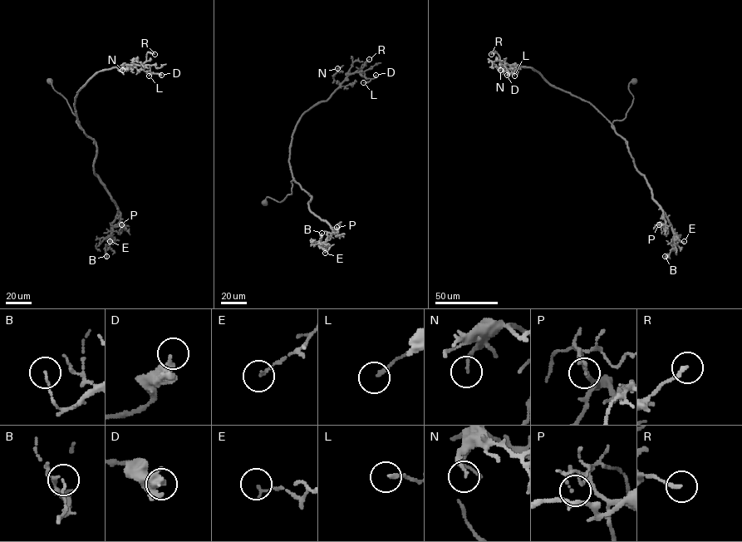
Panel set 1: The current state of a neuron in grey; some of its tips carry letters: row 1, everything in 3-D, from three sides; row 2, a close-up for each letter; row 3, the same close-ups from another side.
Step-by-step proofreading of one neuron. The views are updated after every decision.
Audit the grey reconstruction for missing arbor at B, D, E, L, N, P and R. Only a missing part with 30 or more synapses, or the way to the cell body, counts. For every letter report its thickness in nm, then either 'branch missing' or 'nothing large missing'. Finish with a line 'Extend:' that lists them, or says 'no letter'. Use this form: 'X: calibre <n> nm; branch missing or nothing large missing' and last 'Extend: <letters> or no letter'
B: calibre 100 nm; nothing large missing
D: calibre 320 nm; nothing large missing
E: calibre 120 nm; nothing large missing
L: calibre 150 nm; nothing large missing
N: calibre 140 nm; nothing large missing
P: calibre 110 nm; nothing large missing
R: calibre 180 nm; nothing large missing
Extend: no letter

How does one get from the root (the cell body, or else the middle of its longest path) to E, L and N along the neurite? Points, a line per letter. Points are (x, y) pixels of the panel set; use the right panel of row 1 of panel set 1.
E: (634, 81), (629, 85), (633, 100), (626, 116), (611, 127), (626, 142), (652, 199), (684, 241)
L: (634, 81), (632, 102), (613, 129), (589, 102), (534, 70), (503, 65), (514, 76)
N: (634, 81), (632, 102), (613, 129), (589, 102), (530, 67), (500, 70)

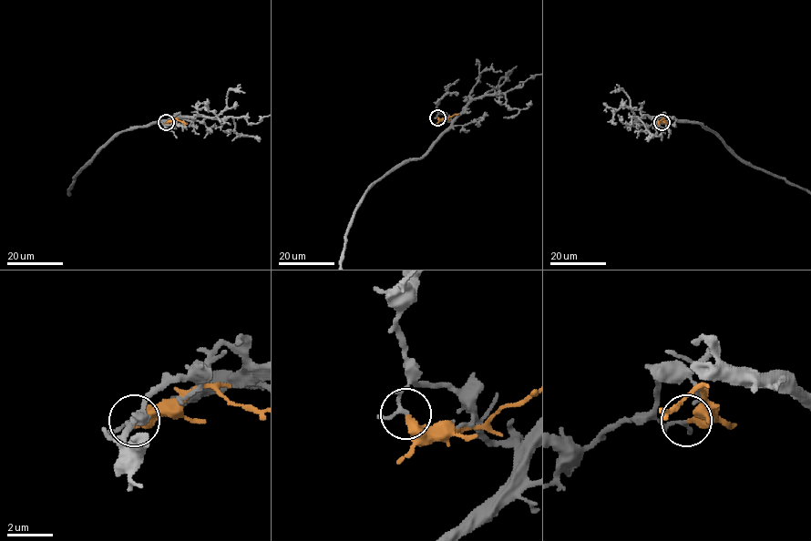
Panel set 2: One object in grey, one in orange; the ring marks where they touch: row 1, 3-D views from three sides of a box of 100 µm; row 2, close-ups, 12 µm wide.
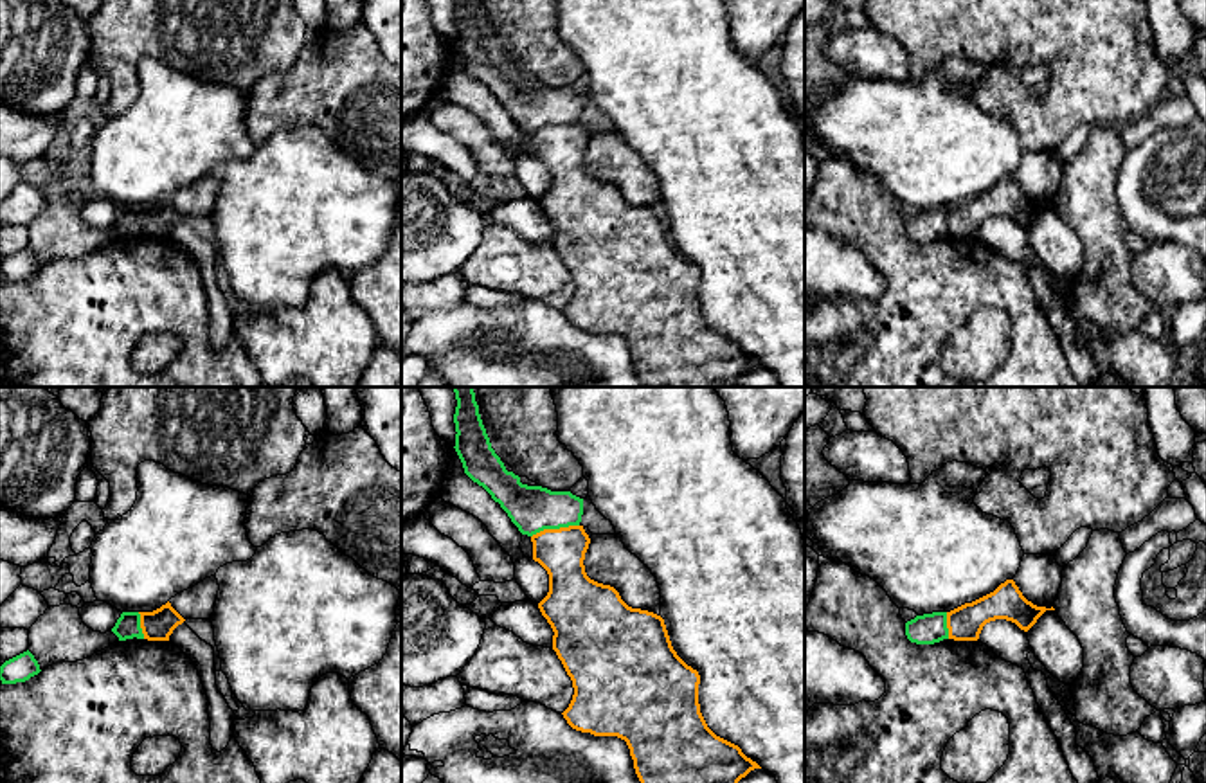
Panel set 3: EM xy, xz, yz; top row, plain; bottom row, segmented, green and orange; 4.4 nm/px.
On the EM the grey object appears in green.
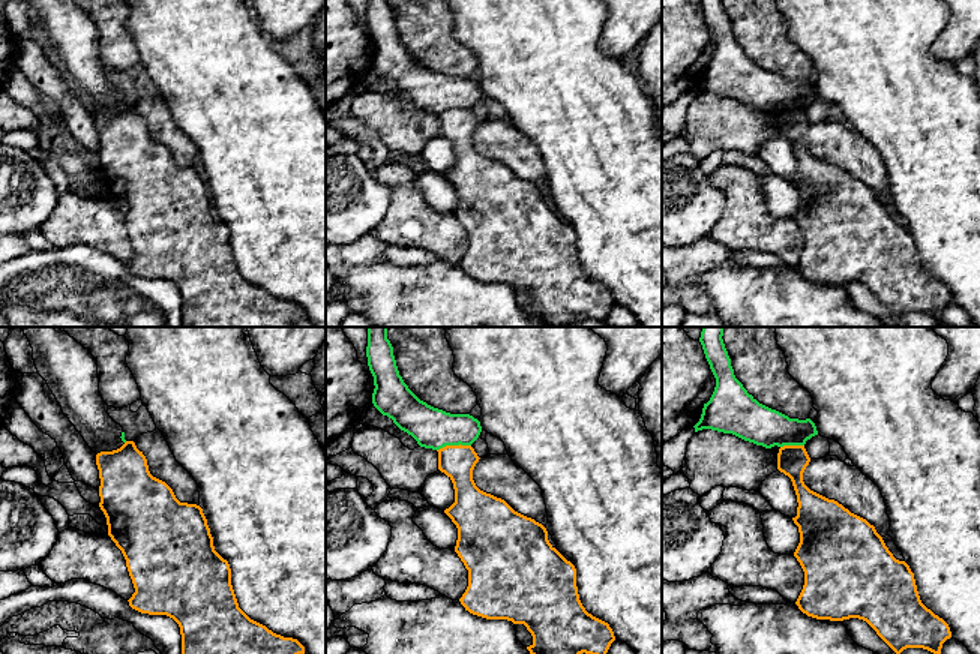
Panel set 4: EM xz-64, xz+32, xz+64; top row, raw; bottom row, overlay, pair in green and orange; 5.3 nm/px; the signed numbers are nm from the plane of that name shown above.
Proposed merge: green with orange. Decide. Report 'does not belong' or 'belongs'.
does not belong

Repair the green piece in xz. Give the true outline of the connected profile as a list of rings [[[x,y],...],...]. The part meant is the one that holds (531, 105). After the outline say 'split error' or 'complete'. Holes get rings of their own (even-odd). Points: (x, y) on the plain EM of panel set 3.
[[[457,0],[454,20],[454,45],[464,70],[500,101],[522,131],[580,122],[583,95],[571,88],[522,81],[518,72],[506,67],[491,45],[477,0]]]; complete

